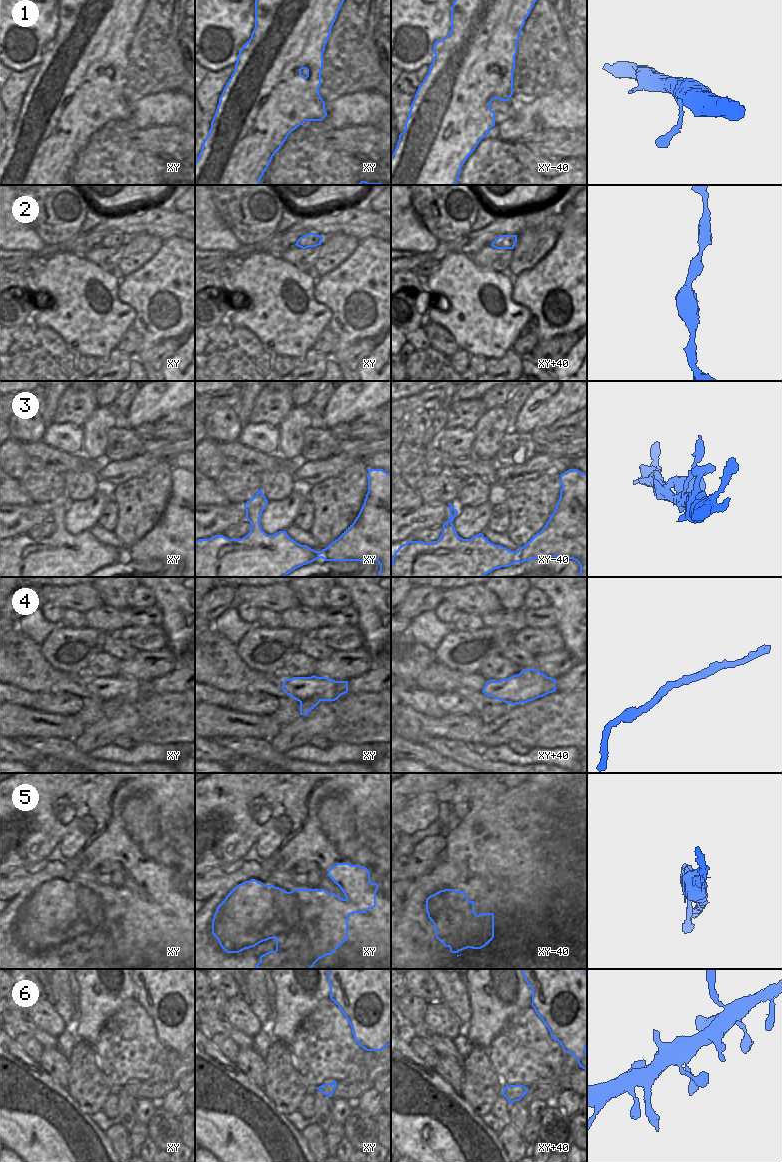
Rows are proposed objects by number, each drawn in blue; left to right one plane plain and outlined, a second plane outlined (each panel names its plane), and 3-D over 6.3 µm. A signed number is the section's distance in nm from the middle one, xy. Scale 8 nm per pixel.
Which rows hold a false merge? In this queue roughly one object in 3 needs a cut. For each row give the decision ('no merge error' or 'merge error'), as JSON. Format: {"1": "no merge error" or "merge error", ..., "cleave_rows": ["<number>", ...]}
{"1": "no merge error", "2": "no merge error", "3": "no merge error", "4": "no merge error", "5": "merge error", "6": "no merge error", "cleave_rows": ["5"]}

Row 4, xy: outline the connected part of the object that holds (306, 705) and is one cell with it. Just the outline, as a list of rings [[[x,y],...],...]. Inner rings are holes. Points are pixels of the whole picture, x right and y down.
[[[293,677],[284,679],[282,690],[300,702],[300,715],[308,715],[321,701],[335,701],[348,692],[348,681],[327,677]]]

